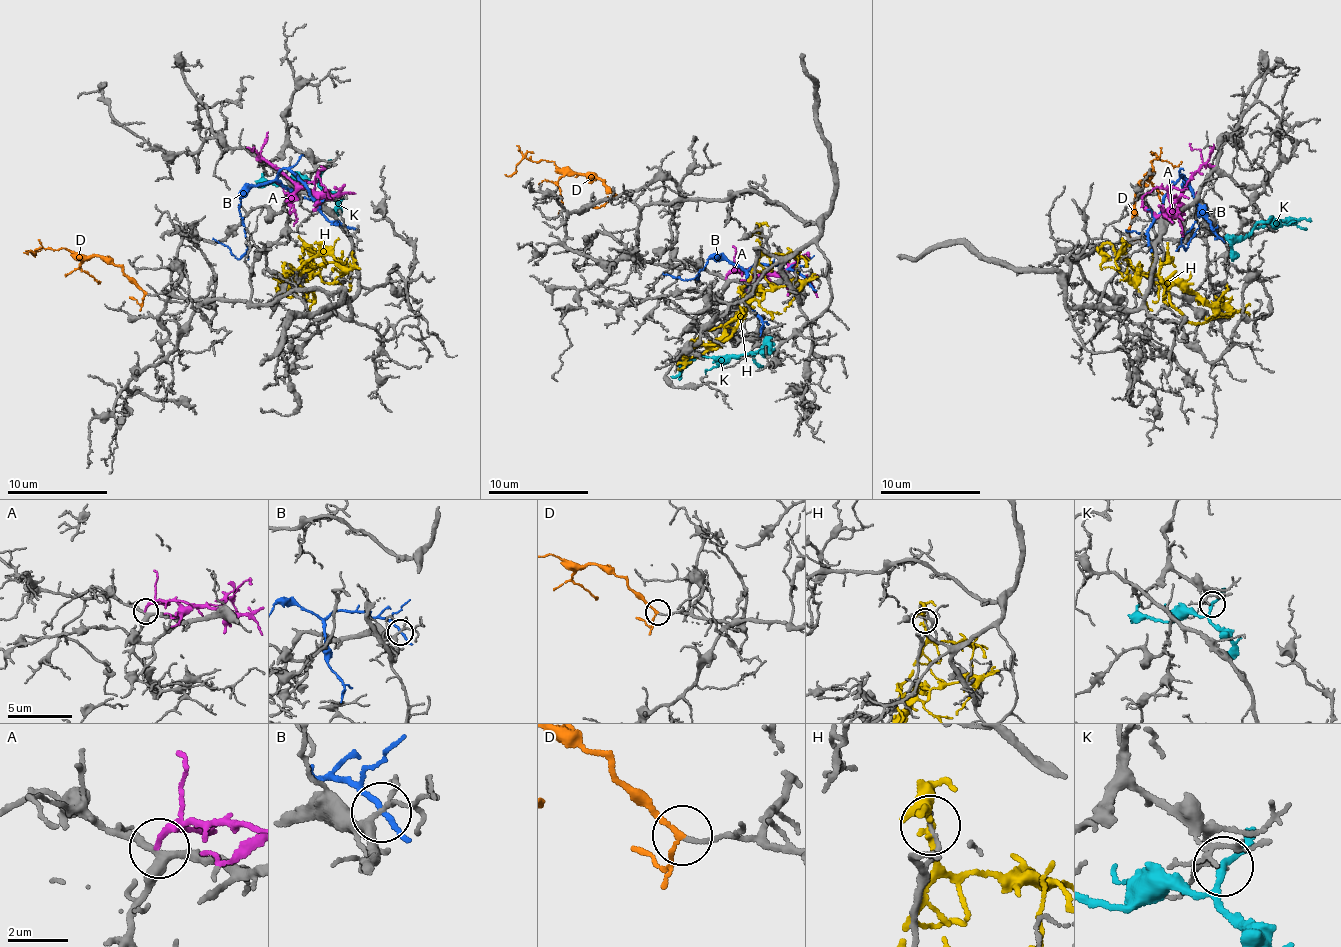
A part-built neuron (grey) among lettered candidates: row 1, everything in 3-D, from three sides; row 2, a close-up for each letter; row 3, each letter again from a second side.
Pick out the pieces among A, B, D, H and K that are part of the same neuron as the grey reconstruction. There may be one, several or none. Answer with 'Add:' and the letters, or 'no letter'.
Add: D

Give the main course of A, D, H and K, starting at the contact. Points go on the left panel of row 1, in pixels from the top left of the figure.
A: (257, 157), (266, 159), (297, 184), (312, 190), (316, 177), (331, 198)
D: (145, 294), (119, 265), (98, 255), (42, 247), (34, 254), (26, 251)
H: (290, 267), (313, 291), (315, 298), (308, 299), (301, 277), (332, 262), (350, 274), (348, 290)
K: (320, 173), (316, 181), (258, 185)

